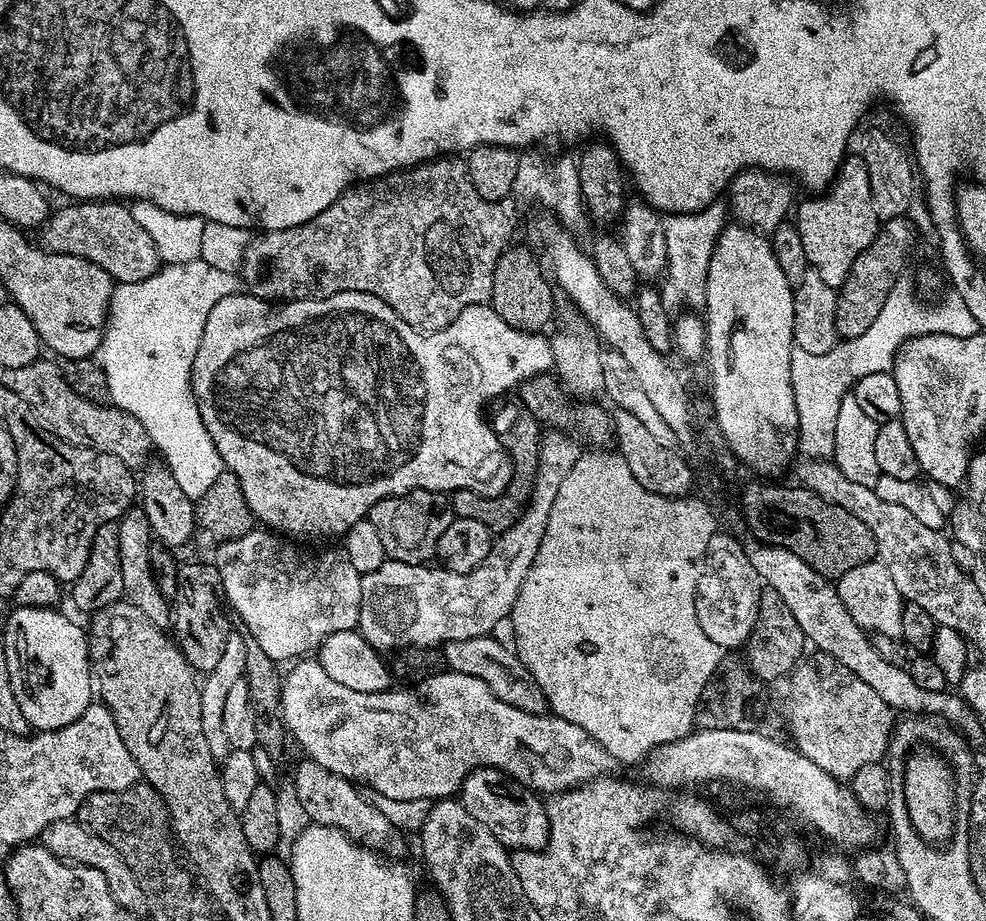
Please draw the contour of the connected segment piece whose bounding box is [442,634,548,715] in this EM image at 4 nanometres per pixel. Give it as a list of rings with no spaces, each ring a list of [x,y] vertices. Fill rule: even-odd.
[[[493,635],[479,636],[478,638],[454,639],[442,646],[445,664],[449,671],[460,674],[469,674],[479,678],[490,687],[496,698],[515,709],[526,710],[527,713],[543,715],[547,711],[547,700],[542,688],[536,683],[530,670],[525,668],[521,658],[513,647],[508,647],[496,640]]]

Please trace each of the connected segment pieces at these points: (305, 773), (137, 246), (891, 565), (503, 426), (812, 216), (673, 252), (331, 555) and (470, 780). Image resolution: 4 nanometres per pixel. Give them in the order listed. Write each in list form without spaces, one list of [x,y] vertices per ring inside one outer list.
[[[301,759],[294,774],[296,798],[313,824],[340,828],[352,840],[388,858],[400,858],[406,850],[404,834],[389,820],[388,814],[356,793],[355,783],[327,771],[313,760]]]
[[[89,200],[87,202],[68,202],[65,208],[60,208],[49,215],[44,227],[39,229],[38,243],[40,247],[48,249],[50,252],[58,254],[70,254],[82,258],[86,262],[94,262],[94,266],[102,266],[106,274],[110,274],[116,284],[141,282],[159,271],[162,261],[158,250],[154,246],[154,241],[150,239],[150,234],[134,222],[134,214],[131,207],[124,208],[120,202],[112,200]]]
[[[831,459],[808,460],[797,470],[796,476],[800,479],[797,481],[803,487],[810,489],[831,504],[850,510],[854,518],[866,522],[870,534],[874,534],[879,563],[884,564],[886,570],[890,570],[890,578],[894,578],[894,586],[898,586],[901,596],[905,601],[909,598],[916,598],[916,603],[926,602],[922,588],[916,588],[914,574],[916,574],[916,566],[922,566],[922,570],[930,566],[926,558],[942,560],[942,562],[932,562],[932,564],[948,564],[946,560],[953,552],[954,544],[949,537],[949,541],[944,537],[943,531],[924,526],[903,506],[880,500],[875,487],[852,482],[842,474],[842,470]]]
[[[500,398],[495,401],[494,407],[490,412],[490,423],[492,429],[496,431],[496,436],[504,441],[504,446],[508,450],[508,455],[512,457],[512,481],[508,483],[508,488],[501,496],[480,496],[470,490],[460,490],[453,492],[450,496],[452,514],[456,518],[474,518],[474,522],[482,522],[482,526],[492,529],[493,533],[505,532],[520,517],[521,511],[528,502],[530,489],[533,480],[536,479],[536,456],[540,452],[540,437],[542,435],[542,425],[539,420],[524,411],[524,405],[516,398]]]
[[[858,154],[845,155],[836,172],[836,179],[828,185],[826,191],[808,199],[812,200],[804,200],[801,204],[799,201],[794,208],[794,223],[798,230],[798,238],[802,238],[806,258],[811,268],[818,274],[818,278],[822,278],[826,286],[838,290],[850,275],[850,266],[854,266],[854,258],[858,258],[858,254],[862,254],[862,250],[866,250],[866,246],[874,242],[882,223],[874,210],[874,198],[870,194],[870,173],[866,170],[866,162],[862,162]]]
[[[713,202],[700,212],[673,212],[665,215],[663,222],[666,232],[668,267],[666,279],[663,281],[665,284],[662,284],[662,295],[665,301],[672,306],[675,304],[703,305],[704,291],[710,270],[710,254],[716,245],[717,236],[726,226],[725,205]]]
[[[253,530],[242,534],[238,538],[233,540],[223,541],[219,545],[220,548],[216,552],[214,557],[214,563],[218,571],[220,571],[220,577],[222,578],[222,586],[224,587],[224,599],[227,607],[240,615],[242,623],[248,627],[247,635],[254,641],[258,642],[258,646],[262,646],[262,650],[266,650],[268,657],[277,662],[295,661],[297,658],[304,658],[309,655],[308,652],[319,647],[330,634],[338,634],[338,630],[353,630],[360,623],[360,599],[362,598],[362,592],[360,590],[360,578],[361,574],[354,568],[353,563],[350,562],[350,558],[343,550],[337,550],[337,552],[320,552],[317,556],[311,556],[308,552],[303,552],[300,548],[295,548],[291,539],[285,538],[283,535],[277,534],[272,530]]]
[[[476,768],[462,782],[458,793],[462,806],[473,818],[478,818],[486,830],[498,838],[498,842],[509,850],[539,852],[548,843],[550,822],[545,801],[531,788],[526,788],[500,772],[497,768]]]

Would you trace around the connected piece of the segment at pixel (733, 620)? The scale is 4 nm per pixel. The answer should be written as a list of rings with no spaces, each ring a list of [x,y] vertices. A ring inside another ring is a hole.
[[[718,530],[713,534],[710,546],[706,546],[696,587],[698,626],[706,630],[706,638],[710,638],[710,642],[718,642],[722,650],[743,649],[758,618],[761,587],[762,581],[758,570],[750,566],[750,558],[746,558],[743,543],[739,539],[736,541],[734,537],[727,536],[724,530]]]

